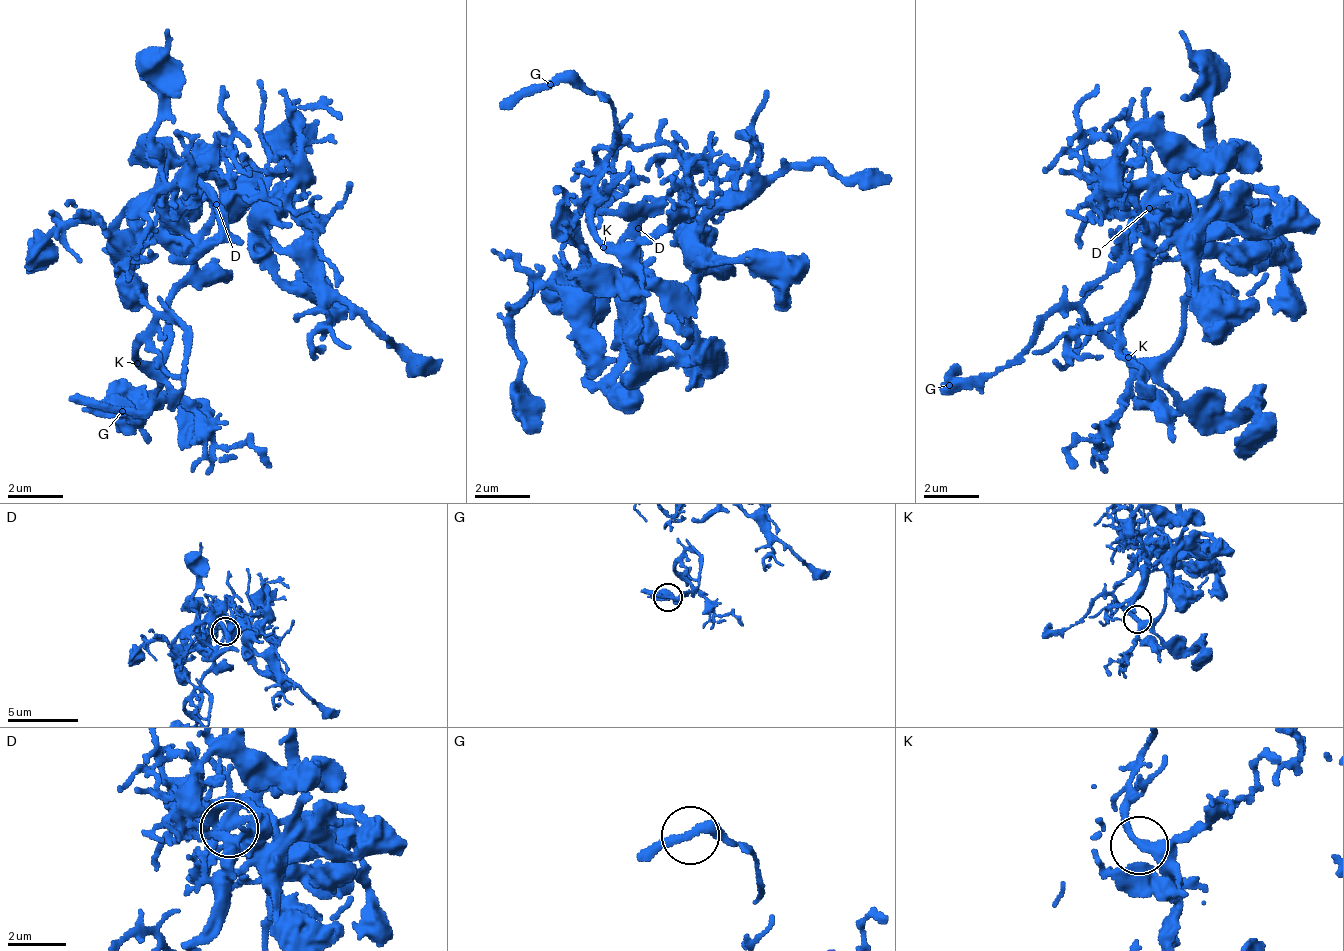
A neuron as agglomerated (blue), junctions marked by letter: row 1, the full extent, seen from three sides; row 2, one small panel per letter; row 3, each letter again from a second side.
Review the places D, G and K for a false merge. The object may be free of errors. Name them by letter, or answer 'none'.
none

